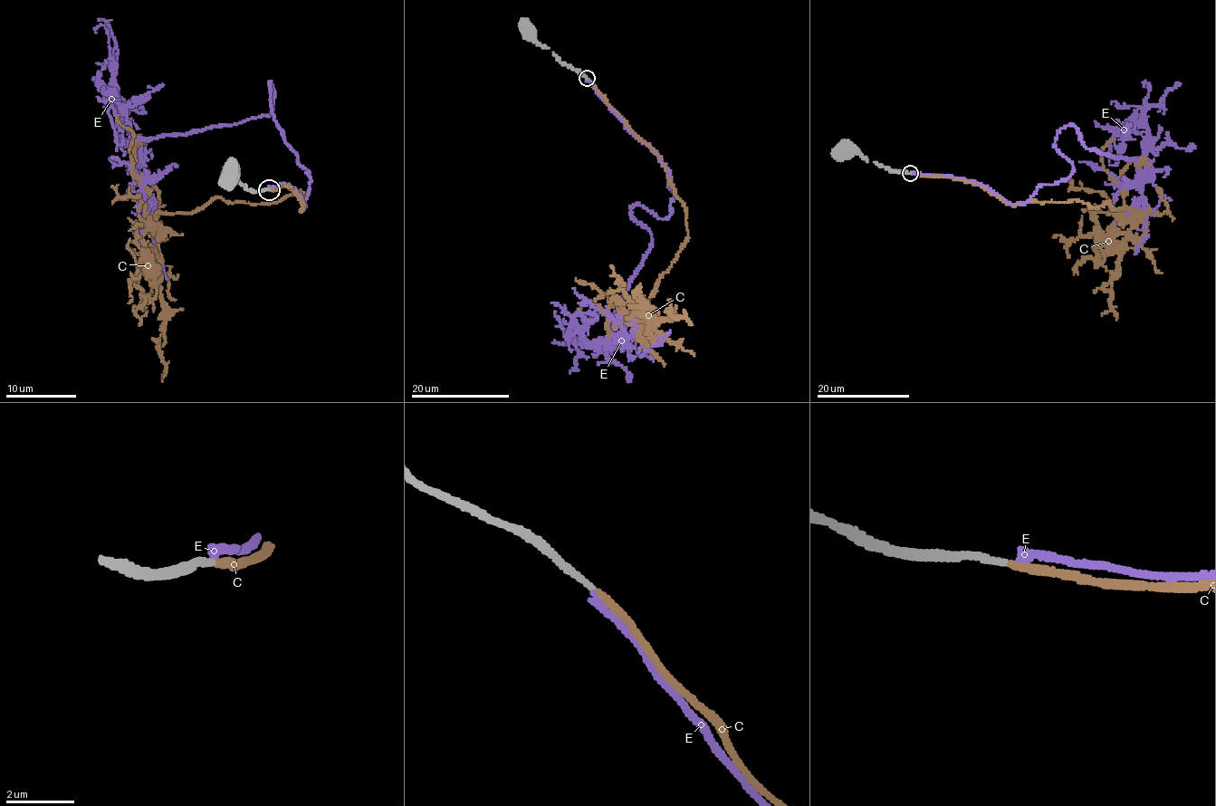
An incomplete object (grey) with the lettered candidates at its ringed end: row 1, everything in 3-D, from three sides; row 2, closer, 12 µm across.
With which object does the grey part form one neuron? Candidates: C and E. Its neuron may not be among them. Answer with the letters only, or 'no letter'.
C

